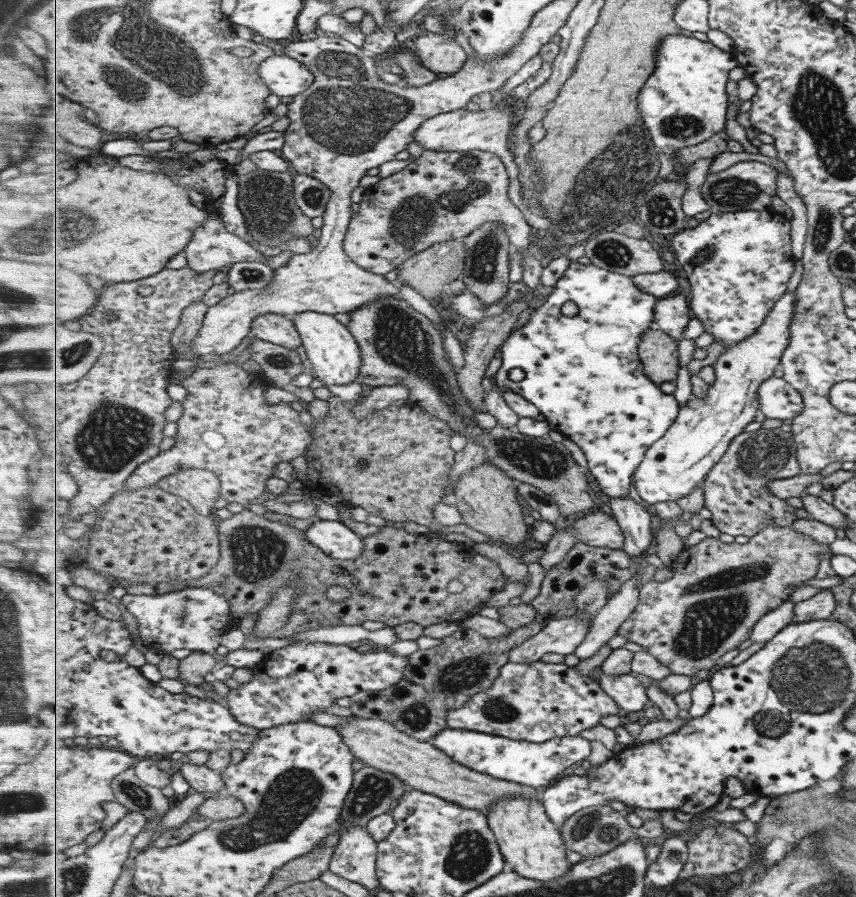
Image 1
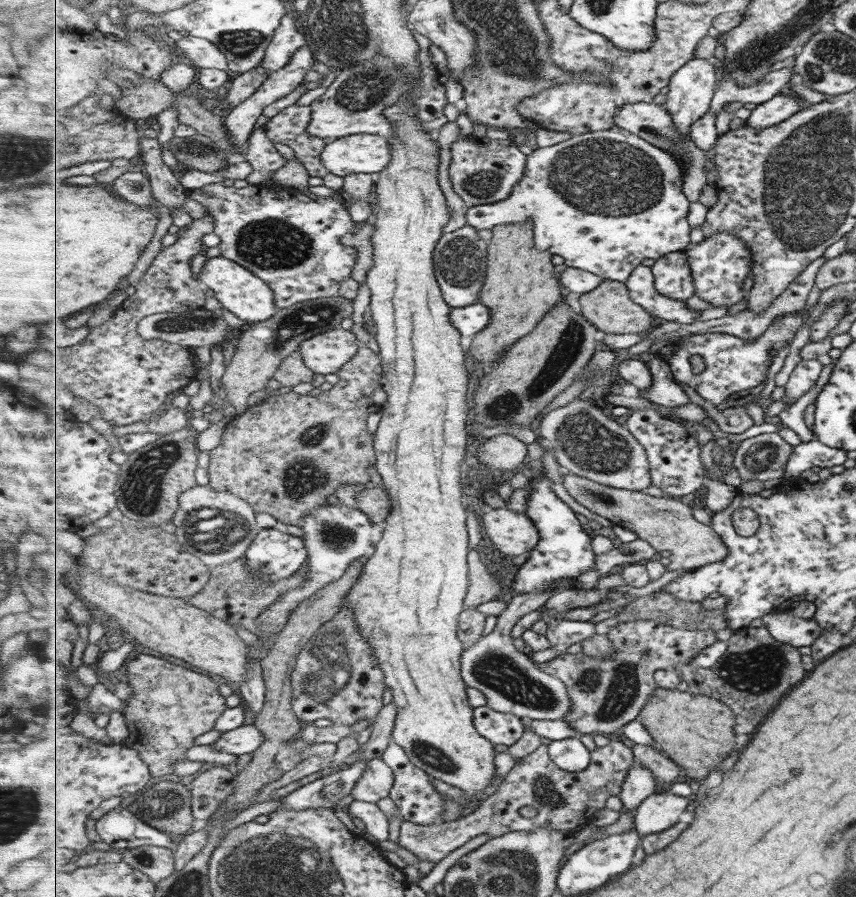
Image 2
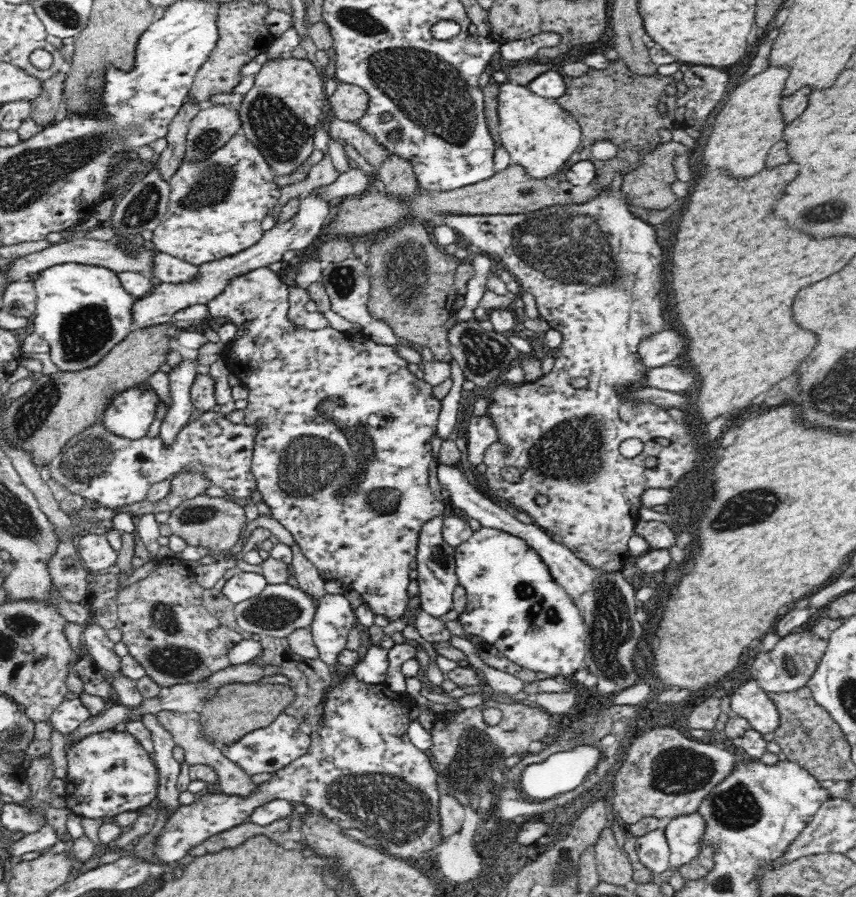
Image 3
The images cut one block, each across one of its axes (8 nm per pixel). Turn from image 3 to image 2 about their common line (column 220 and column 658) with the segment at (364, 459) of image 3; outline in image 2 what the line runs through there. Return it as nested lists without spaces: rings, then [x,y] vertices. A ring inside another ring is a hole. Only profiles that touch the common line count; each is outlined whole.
[[[640,265],[636,271],[631,272],[629,280],[624,283],[631,294],[631,300],[643,306],[651,316],[659,321],[693,324],[701,314],[693,312],[687,302],[671,300],[657,292],[656,280],[652,268]]]

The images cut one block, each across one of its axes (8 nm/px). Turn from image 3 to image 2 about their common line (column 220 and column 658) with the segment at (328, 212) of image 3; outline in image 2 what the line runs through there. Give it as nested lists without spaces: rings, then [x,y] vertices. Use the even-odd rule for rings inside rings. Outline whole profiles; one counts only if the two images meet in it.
[[[685,251],[662,256],[651,267],[656,280],[657,292],[671,300],[692,299],[696,292],[693,284],[692,265]]]

